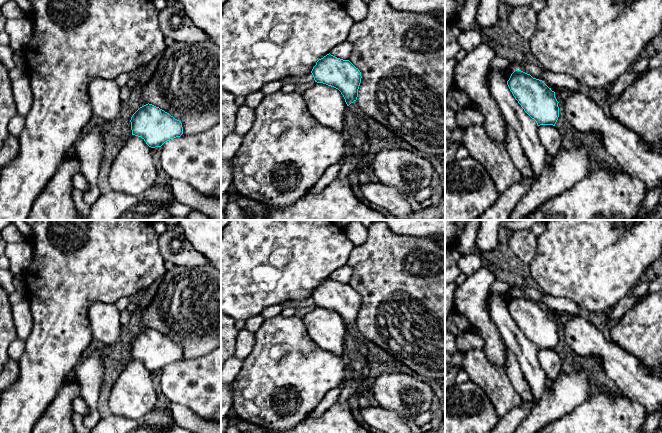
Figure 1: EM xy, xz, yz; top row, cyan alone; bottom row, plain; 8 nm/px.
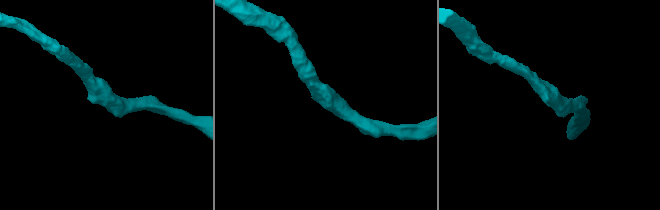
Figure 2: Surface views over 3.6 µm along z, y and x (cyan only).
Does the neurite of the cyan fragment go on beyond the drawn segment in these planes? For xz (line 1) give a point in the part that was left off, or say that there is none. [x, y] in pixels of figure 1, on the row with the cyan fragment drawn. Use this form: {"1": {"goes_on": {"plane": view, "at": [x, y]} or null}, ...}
{"1": {"goes_on": null}}

